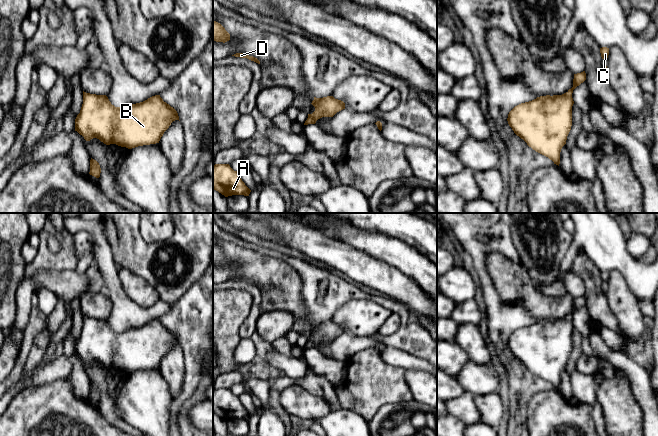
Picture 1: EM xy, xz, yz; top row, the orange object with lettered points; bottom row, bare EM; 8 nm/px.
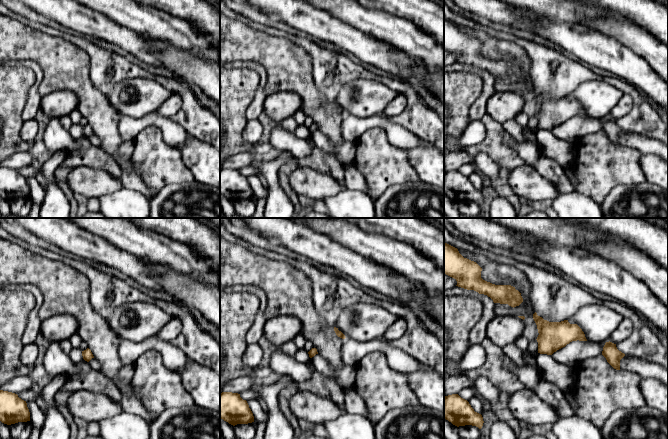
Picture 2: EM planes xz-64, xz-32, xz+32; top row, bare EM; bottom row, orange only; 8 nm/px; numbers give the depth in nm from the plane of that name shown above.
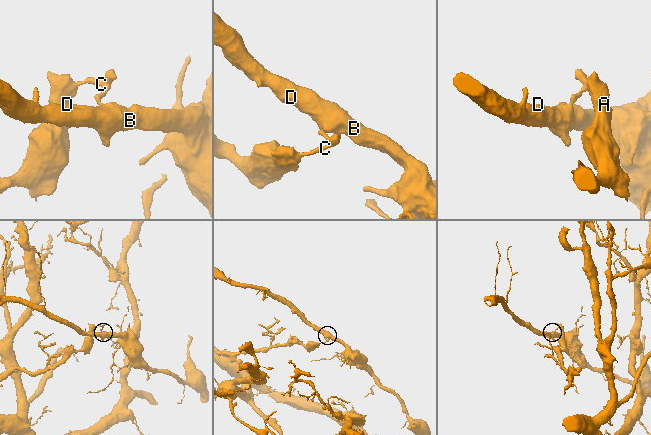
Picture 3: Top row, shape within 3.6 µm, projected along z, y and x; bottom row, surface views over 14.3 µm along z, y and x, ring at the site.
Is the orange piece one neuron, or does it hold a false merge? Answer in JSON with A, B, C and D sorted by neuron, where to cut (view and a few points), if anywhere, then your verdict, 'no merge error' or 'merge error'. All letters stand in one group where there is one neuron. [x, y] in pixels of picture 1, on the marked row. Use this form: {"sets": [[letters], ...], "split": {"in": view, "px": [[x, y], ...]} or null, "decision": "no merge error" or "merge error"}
{"sets": [["A", "C"], ["B", "D"]], "split": {"in": "yz", "px": [[566, 92], [571, 95]]}, "decision": "merge error"}

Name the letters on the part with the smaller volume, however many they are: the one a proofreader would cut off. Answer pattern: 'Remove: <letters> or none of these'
Remove: B, D

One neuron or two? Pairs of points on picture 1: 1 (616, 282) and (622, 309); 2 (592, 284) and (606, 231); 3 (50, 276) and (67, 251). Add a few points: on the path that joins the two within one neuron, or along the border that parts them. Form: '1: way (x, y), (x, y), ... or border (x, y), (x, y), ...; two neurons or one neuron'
1: way (618, 289), (622, 302); one neuron
2: border (583, 253), (594, 264); two neurons
3: border (74, 269), (38, 270), (31, 275); two neurons

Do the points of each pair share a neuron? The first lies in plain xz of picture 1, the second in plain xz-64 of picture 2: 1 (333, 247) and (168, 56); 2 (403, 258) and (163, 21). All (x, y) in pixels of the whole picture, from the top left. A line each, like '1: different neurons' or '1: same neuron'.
1: different neurons
2: same neuron

